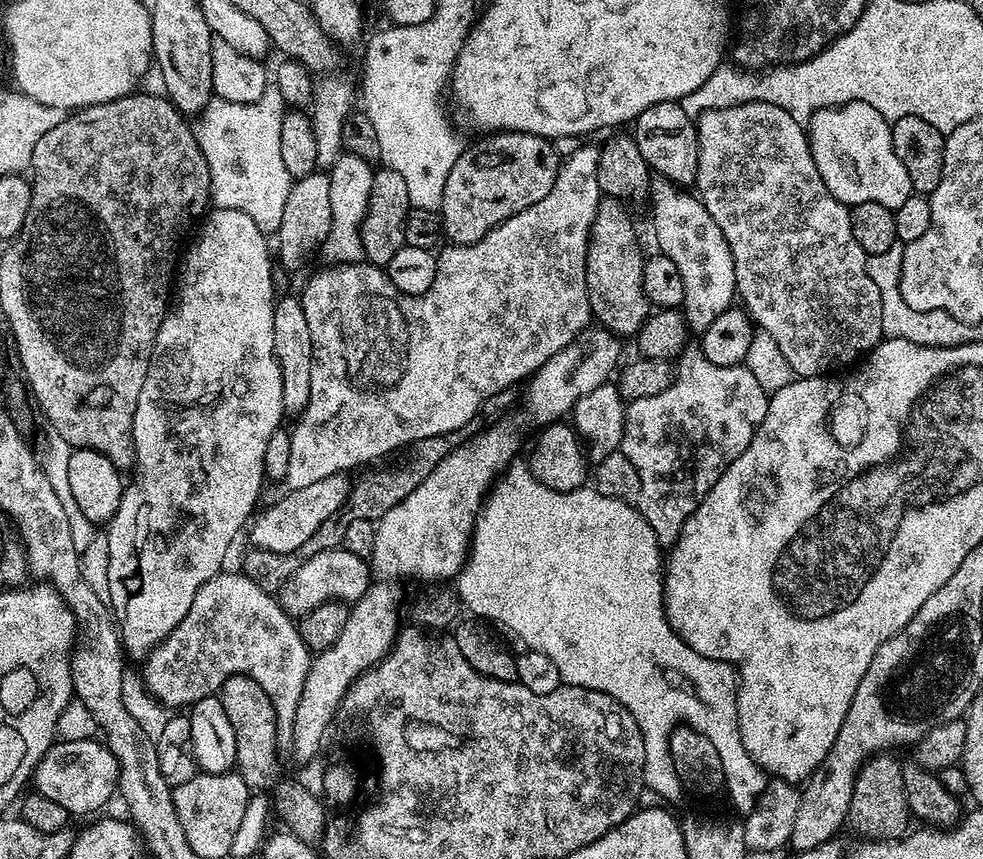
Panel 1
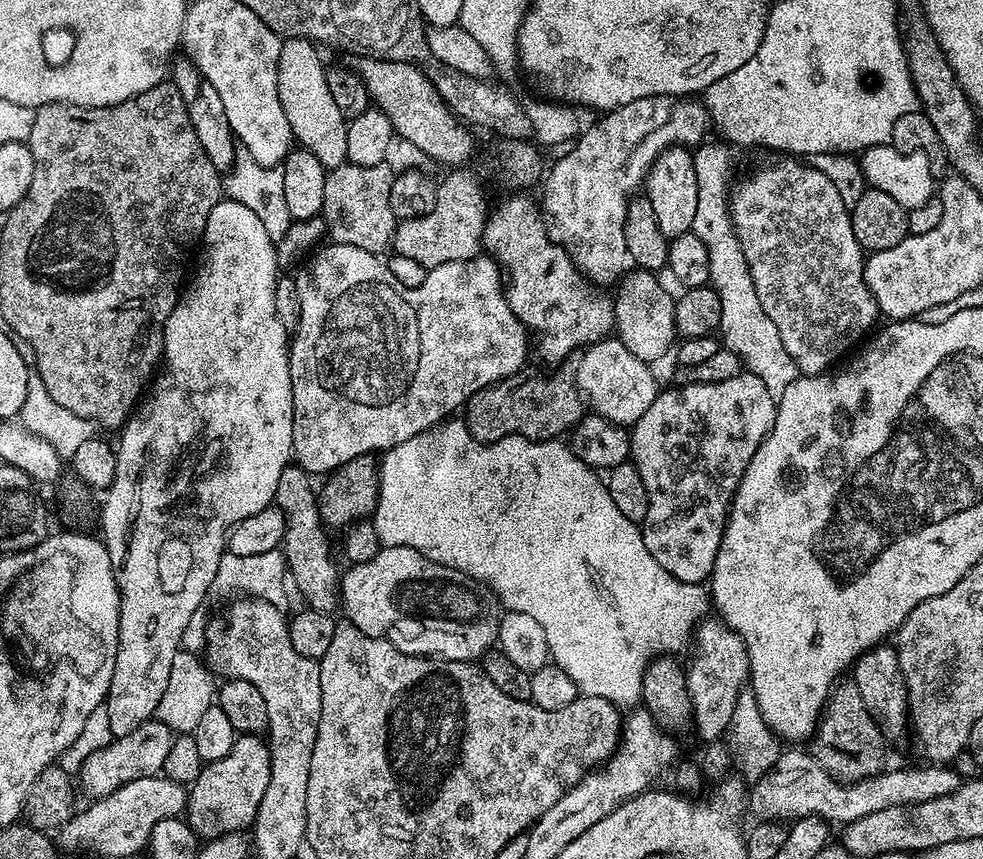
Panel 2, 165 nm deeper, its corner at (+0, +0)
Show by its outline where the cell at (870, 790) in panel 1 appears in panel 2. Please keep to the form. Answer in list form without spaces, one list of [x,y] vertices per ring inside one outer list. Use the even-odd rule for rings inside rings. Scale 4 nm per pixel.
[[[840,682],[833,687],[832,695],[824,706],[820,723],[816,725],[815,733],[811,737],[811,744],[811,756],[834,779],[841,780],[847,785],[856,780],[876,776],[885,767],[884,735],[880,733],[874,718],[870,718],[870,710],[866,710],[866,702],[862,702],[862,694],[858,694],[858,686],[851,682]]]

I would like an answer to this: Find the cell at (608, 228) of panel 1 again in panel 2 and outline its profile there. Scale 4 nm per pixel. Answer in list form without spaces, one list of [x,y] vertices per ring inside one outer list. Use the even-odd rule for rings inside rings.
[[[636,268],[619,281],[620,289],[614,292],[616,310],[613,327],[616,338],[626,346],[630,354],[651,364],[658,363],[667,353],[671,353],[678,336],[674,322],[676,301],[673,293],[668,293],[660,285],[660,278],[657,273]]]

